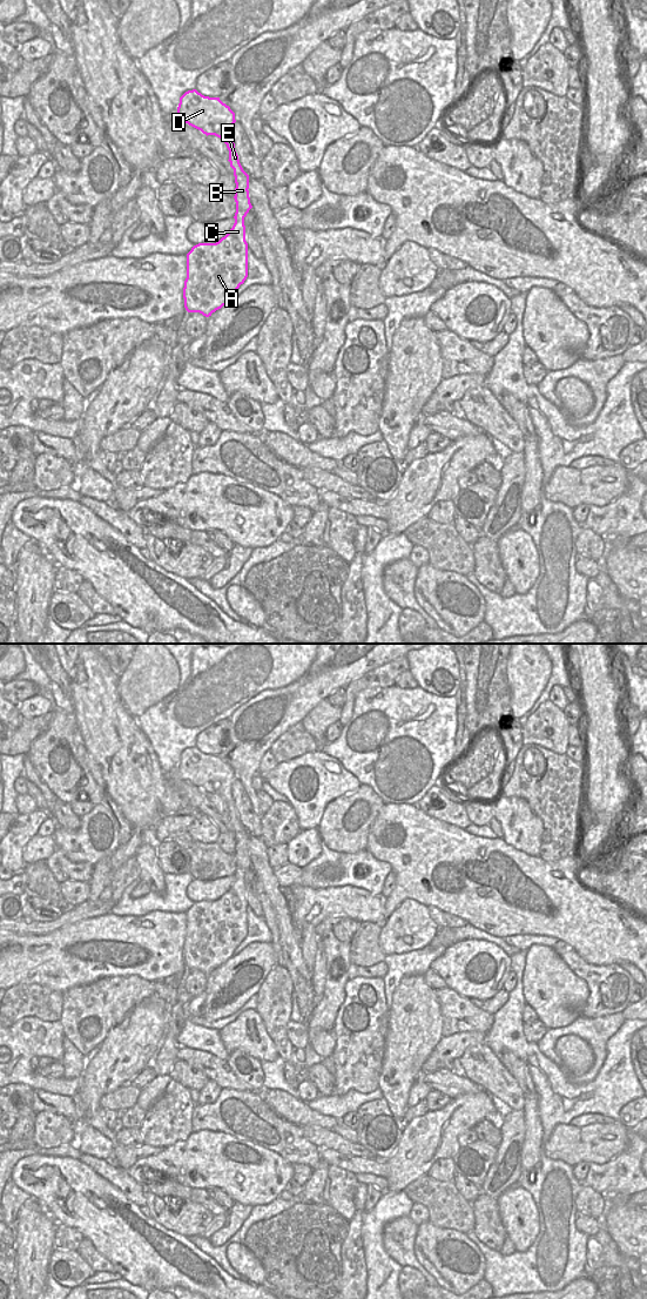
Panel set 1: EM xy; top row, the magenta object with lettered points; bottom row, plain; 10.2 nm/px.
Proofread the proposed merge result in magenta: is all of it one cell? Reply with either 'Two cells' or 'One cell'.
One cell

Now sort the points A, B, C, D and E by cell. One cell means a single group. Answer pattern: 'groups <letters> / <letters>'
groups A B C D E

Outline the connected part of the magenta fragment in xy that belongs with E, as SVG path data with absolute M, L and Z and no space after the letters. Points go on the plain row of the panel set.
M196 747L186 749L180 755L177 776L201 788L203 792L215 793L224 799L229 808L230 825L235 834L235 881L230 889L216 901L198 901L187 911L187 936L184 938L183 956L188 970L200 970L205 975L221 967L234 956L234 951L248 935L248 901L245 898L244 875L252 866L249 855L249 833L243 828L235 801L231 795L231 783L236 780L235 770L220 755L209 755Z

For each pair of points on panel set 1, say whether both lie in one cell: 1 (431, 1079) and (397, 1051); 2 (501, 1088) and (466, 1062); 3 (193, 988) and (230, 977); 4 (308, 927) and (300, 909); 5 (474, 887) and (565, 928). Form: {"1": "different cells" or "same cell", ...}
{"1": "different cells", "2": "same cell", "3": "different cells", "4": "same cell", "5": "same cell"}

